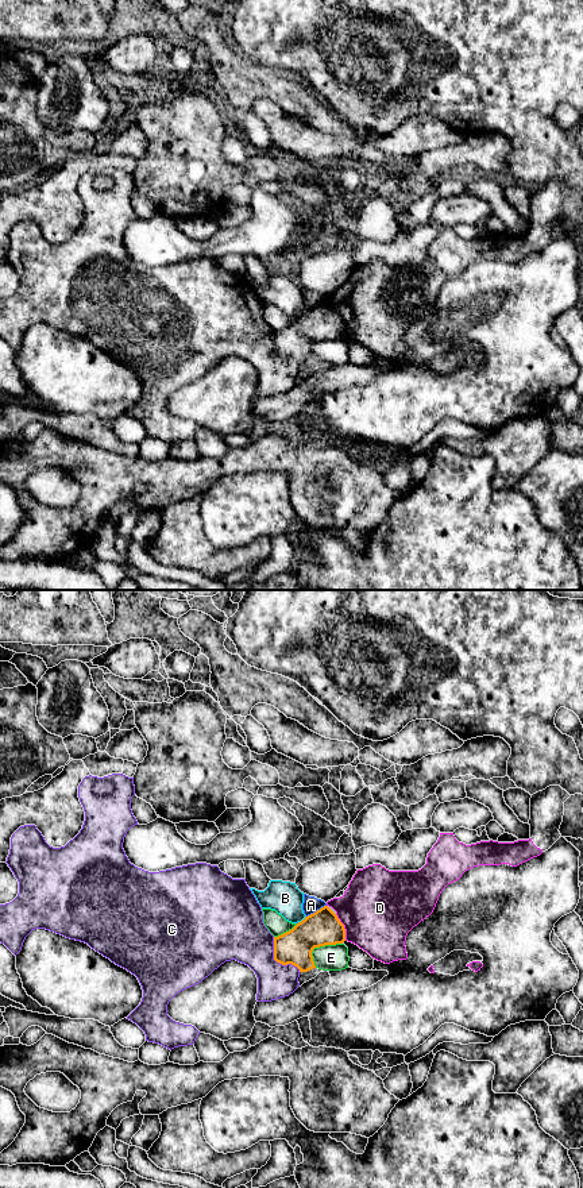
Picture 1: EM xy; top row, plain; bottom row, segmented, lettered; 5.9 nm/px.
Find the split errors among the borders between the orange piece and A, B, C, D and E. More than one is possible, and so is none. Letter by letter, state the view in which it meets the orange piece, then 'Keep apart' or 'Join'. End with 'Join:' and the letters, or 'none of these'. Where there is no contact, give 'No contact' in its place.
A: Touches orange in xy. Keep apart
B: Touches orange in xy. Keep apart
C: Touches orange in xy. Keep apart
D: Touches orange in xy. Keep apart
E: Touches orange in xy. Keep apart
Join: none of these

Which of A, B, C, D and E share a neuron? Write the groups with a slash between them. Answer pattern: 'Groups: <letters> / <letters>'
Groups: A E / B / C / D

